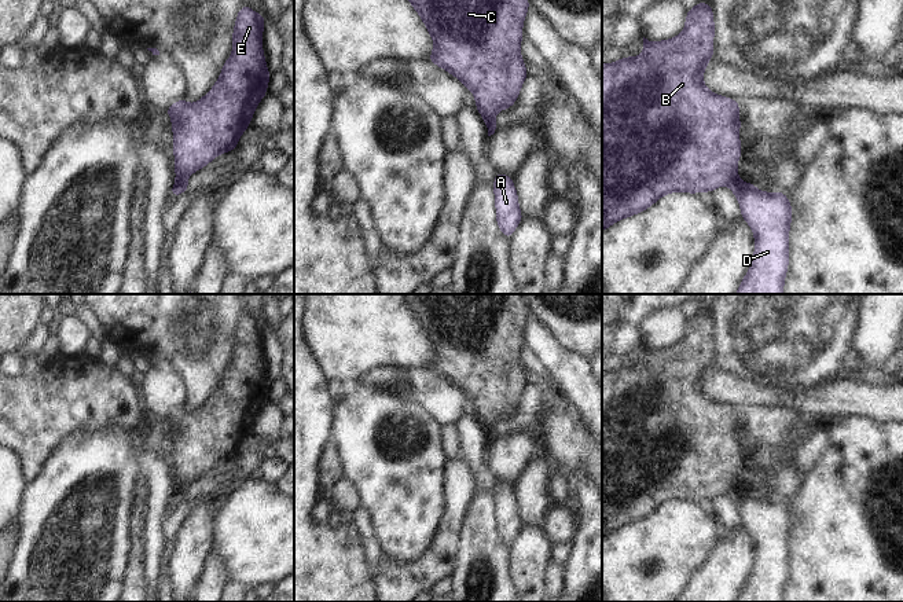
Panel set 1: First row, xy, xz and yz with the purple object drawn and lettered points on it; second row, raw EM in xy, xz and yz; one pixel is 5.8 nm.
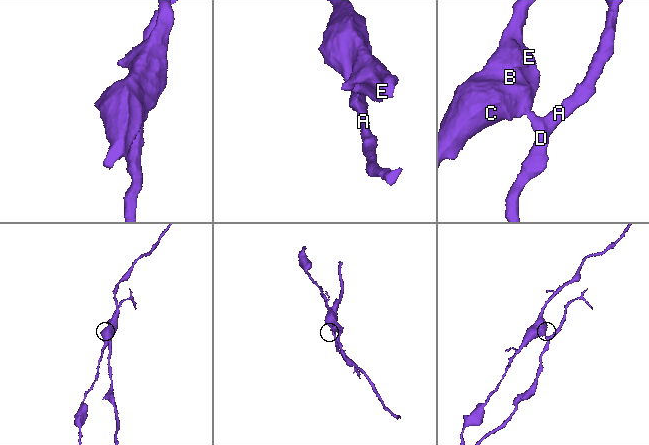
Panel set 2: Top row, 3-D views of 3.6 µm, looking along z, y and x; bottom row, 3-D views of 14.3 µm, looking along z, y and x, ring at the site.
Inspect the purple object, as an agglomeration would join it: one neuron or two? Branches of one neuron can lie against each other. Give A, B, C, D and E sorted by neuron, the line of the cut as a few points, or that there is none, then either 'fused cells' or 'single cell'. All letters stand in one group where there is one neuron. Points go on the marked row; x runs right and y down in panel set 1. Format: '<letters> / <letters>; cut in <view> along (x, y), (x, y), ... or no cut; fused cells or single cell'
A D / B C E; cut in xz along (481, 114), (492, 117); fused cells

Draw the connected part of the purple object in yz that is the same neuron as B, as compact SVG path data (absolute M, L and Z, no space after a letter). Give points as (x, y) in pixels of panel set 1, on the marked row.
M702 0L686 12L686 25L679 36L654 43L643 37L643 54L634 58L624 56L614 63L602 65L602 231L609 228L613 223L649 209L661 197L669 192L712 192L720 186L730 187L730 184L739 177L737 170L737 162L742 154L739 143L739 103L731 98L715 95L704 85L704 70L713 58L713 26L713 10Z

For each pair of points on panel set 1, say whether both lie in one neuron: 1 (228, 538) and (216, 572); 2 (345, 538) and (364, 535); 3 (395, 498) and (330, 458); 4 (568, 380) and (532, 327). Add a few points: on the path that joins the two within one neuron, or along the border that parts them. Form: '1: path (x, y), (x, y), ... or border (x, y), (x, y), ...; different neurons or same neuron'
1: border (210, 551), (223, 564), (228, 580); different neurons
2: border (352, 524), (366, 568); different neurons
3: border (331, 440), (336, 446), (344, 476); different neurons
4: path (565, 367), (539, 340); same neuron

